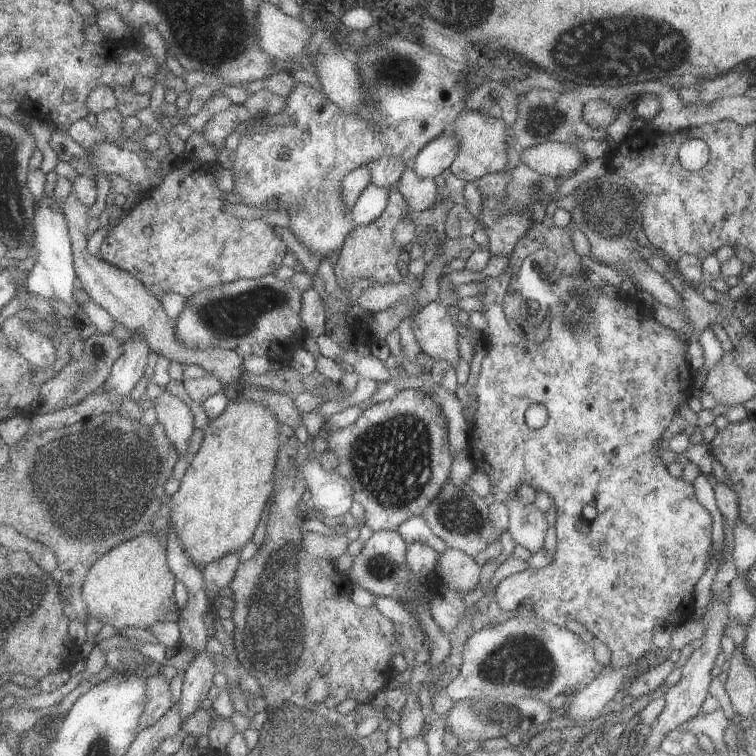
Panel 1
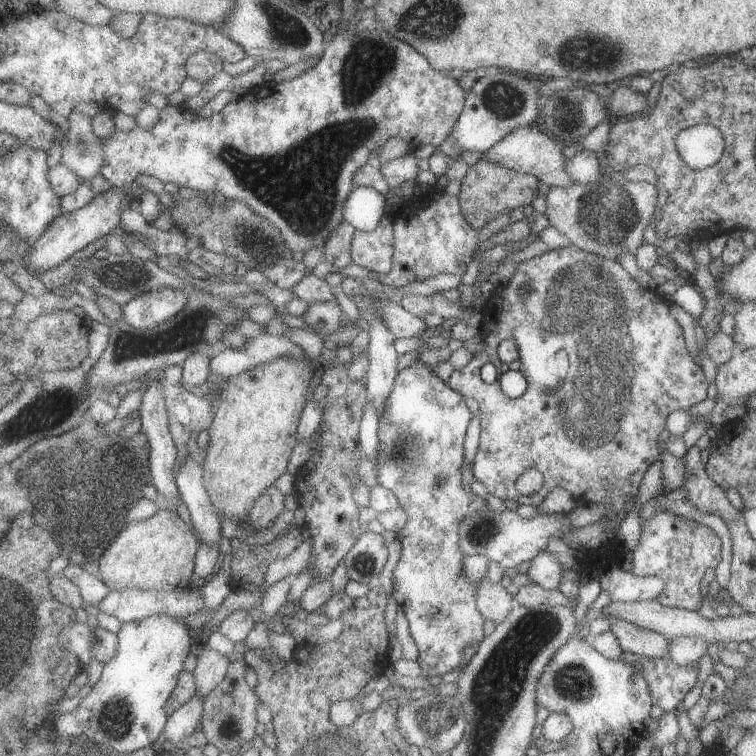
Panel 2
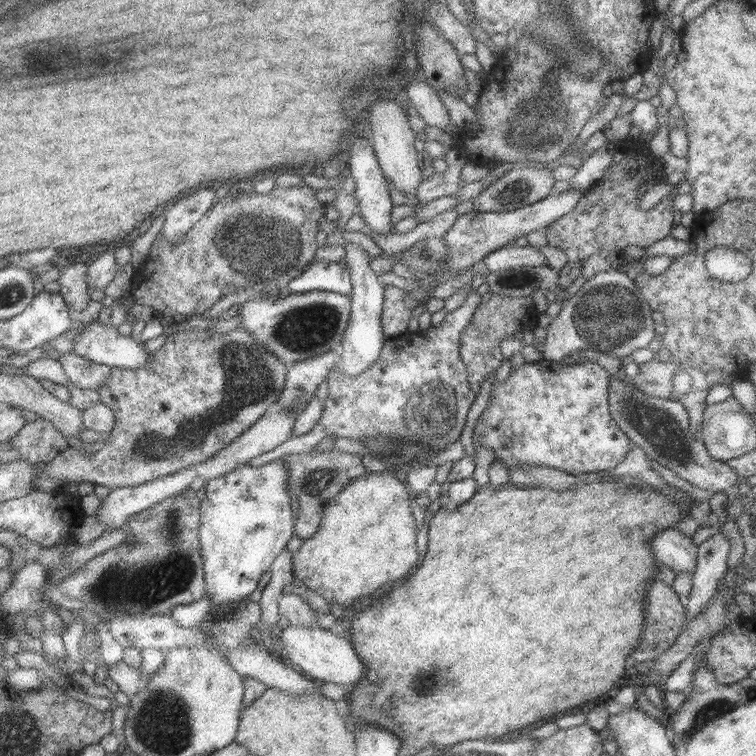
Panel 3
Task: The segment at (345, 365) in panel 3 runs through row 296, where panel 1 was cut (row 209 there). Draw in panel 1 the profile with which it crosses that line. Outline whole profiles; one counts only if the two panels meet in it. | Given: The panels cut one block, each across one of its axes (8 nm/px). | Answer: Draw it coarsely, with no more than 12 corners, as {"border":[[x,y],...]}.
{"border":[[372,183],[353,208],[355,222],[367,225],[388,208],[390,187]]}

